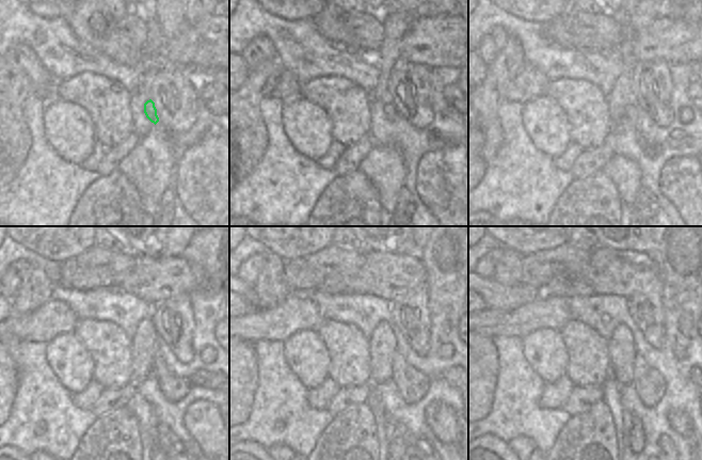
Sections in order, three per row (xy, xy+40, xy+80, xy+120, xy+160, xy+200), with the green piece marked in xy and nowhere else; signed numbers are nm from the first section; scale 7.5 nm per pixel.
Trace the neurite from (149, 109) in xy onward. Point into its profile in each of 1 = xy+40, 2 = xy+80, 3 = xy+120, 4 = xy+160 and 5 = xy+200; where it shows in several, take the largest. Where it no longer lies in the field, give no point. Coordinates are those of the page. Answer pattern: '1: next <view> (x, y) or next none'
1: next xy+40 (389, 109)
2: next xy+80 (631, 110)
3: next xy+120 (174, 389)
4: next xy+160 (412, 384)
5: next xy+200 (650, 384)

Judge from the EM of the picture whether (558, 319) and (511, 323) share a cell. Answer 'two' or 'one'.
one

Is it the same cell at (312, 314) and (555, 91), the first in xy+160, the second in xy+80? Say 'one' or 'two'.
two

